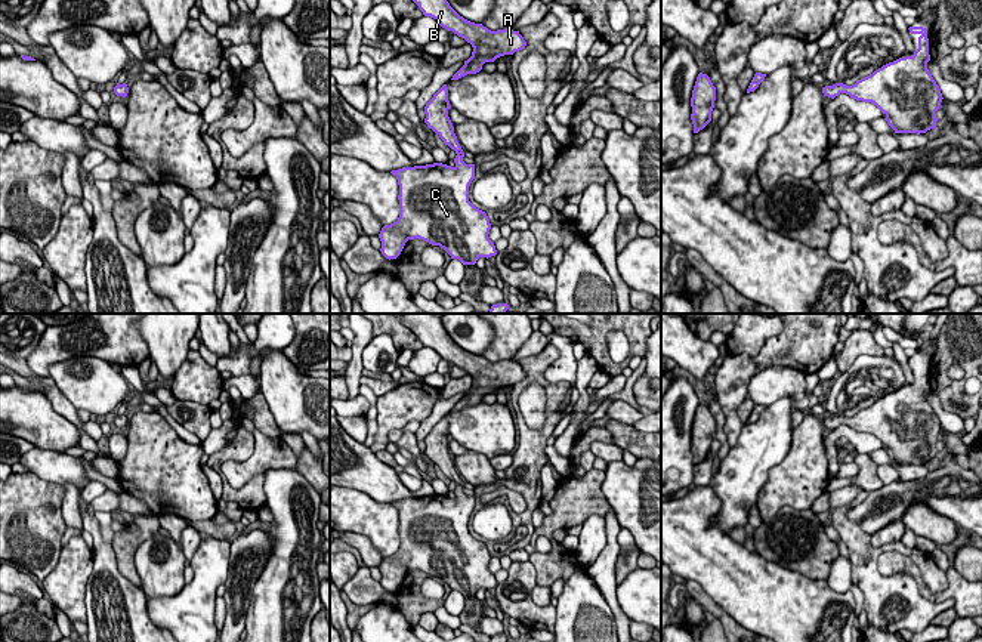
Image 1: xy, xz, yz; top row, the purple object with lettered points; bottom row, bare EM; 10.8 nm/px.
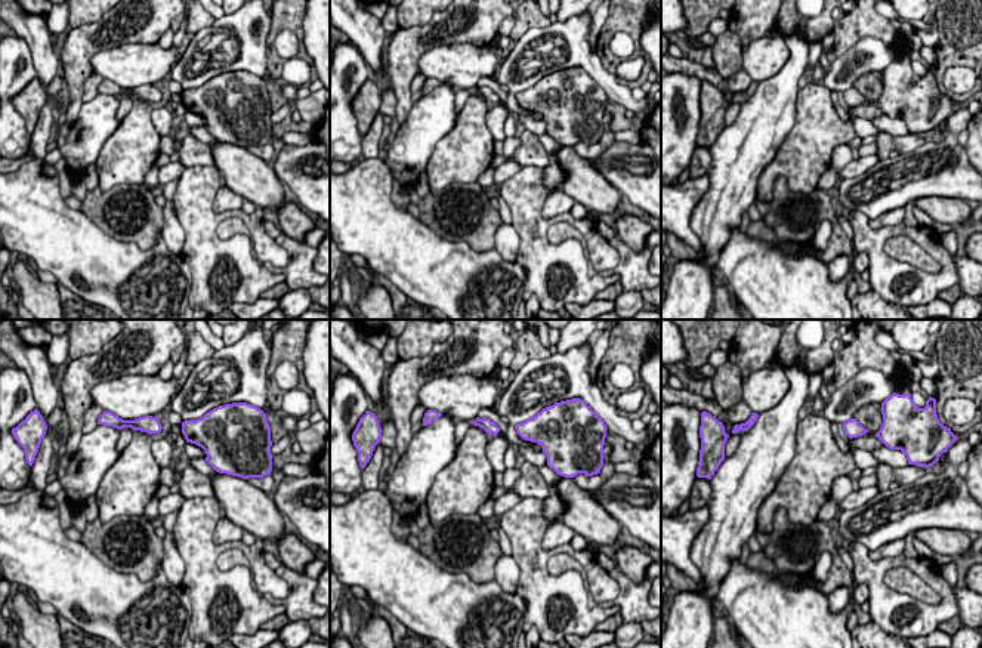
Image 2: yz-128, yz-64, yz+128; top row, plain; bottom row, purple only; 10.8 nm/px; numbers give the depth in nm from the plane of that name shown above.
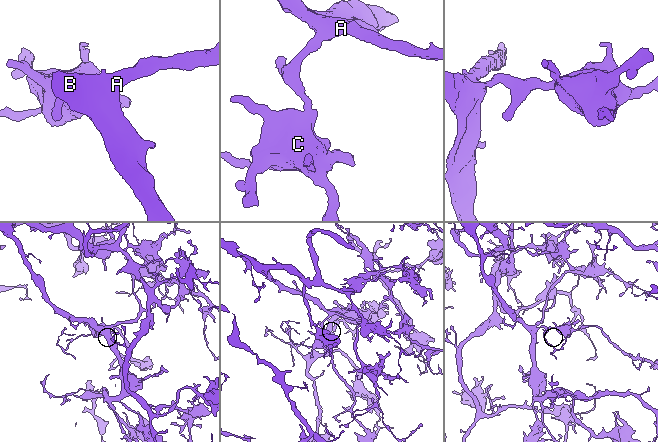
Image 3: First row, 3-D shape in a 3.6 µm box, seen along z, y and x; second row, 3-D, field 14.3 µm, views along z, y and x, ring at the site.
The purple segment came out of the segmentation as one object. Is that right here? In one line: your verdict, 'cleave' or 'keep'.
keep

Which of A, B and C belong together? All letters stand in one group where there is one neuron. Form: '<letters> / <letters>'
A B C

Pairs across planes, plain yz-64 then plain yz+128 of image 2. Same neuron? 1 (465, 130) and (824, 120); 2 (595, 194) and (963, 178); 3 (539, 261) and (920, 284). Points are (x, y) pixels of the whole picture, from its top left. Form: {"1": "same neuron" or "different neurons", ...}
{"1": "same neuron", "2": "different neurons", "3": "same neuron"}

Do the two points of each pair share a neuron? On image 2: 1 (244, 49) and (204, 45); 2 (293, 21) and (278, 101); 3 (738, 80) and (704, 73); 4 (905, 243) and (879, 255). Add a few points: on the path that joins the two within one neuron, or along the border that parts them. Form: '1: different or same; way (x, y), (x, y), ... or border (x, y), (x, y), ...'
1: same; way (234, 55), (218, 55), (215, 52)
2: same; way (272, 34), (274, 79)
3: same; way (729, 83), (720, 83), (713, 76)
4: different; border (885, 240), (885, 250), (891, 256), (917, 268)

